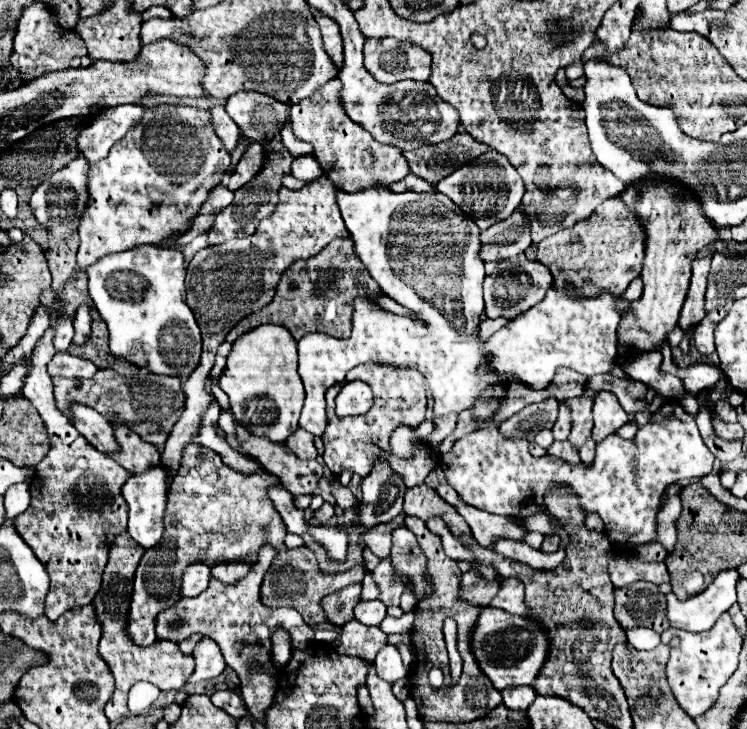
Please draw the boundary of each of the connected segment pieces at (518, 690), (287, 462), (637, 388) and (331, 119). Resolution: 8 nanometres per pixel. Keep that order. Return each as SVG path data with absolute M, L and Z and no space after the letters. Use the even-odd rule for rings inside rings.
M516 686L516 688L506 688L502 692L504 706L510 710L526 710L532 700L536 698L536 692L530 686Z
M236 424L236 434L244 452L256 456L270 474L280 478L288 492L294 496L316 492L318 480L322 478L322 466L316 460L300 460L296 454L288 452L284 444L272 444L272 440L264 436L252 436L240 424Z
M598 374L590 380L592 384L588 386L588 390L584 394L594 394L600 390L608 390L612 394L616 394L616 398L620 400L620 404L624 406L624 410L628 414L636 414L646 410L648 402L646 402L646 384L642 382L634 382L634 380L626 380L626 378L612 378L610 374Z
M334 78L320 86L310 98L300 100L290 108L290 122L298 140L314 146L314 156L320 162L324 174L334 182L338 190L358 192L360 188L372 188L378 184L390 186L402 180L410 170L402 152L396 146L384 146L376 142L360 124L354 124L340 104L340 80Z

